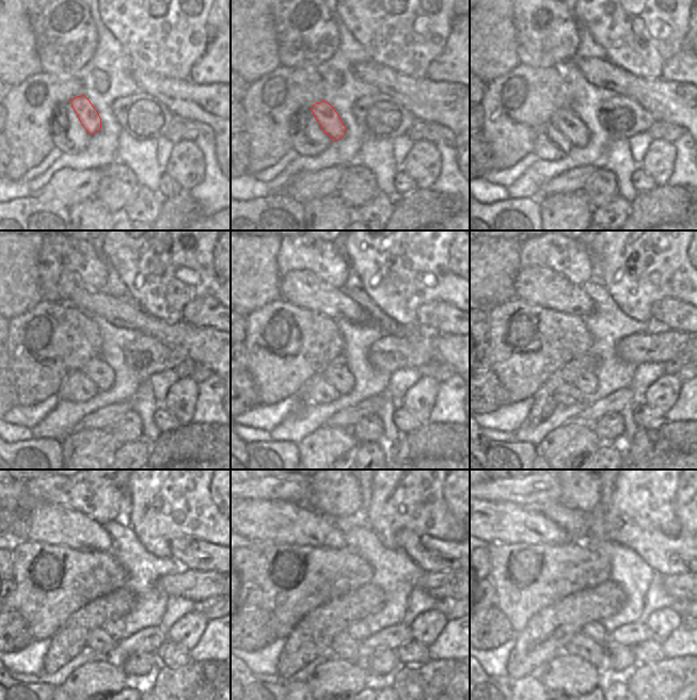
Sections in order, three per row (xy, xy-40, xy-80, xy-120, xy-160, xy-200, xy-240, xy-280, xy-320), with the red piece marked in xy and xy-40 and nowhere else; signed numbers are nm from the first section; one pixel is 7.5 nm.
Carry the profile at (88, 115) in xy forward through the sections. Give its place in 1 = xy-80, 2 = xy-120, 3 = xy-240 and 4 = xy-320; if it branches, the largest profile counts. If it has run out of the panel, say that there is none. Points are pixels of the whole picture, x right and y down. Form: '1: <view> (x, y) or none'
1: xy-80 (566, 120)
2: xy-120 (97, 370)
3: xy-240 (115, 627)
4: xy-320 (596, 631)

